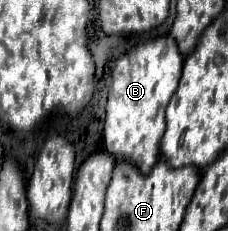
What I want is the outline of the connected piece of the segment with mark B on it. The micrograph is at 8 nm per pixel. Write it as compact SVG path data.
M170 35L154 37L140 47L134 47L112 69L112 87L106 103L104 149L116 159L134 161L142 173L148 173L160 157L160 139L164 133L166 105L178 85L182 73L182 53Z

